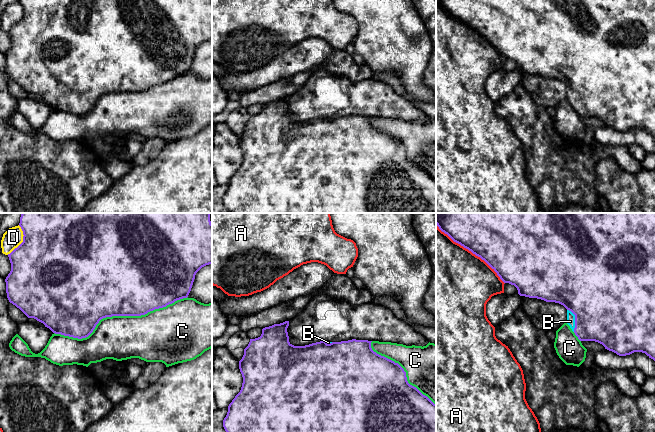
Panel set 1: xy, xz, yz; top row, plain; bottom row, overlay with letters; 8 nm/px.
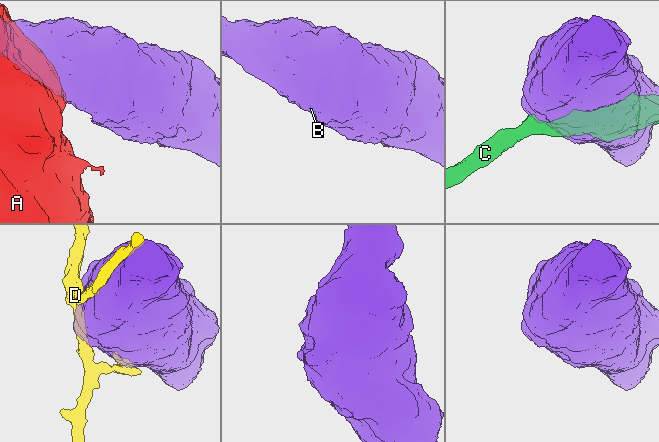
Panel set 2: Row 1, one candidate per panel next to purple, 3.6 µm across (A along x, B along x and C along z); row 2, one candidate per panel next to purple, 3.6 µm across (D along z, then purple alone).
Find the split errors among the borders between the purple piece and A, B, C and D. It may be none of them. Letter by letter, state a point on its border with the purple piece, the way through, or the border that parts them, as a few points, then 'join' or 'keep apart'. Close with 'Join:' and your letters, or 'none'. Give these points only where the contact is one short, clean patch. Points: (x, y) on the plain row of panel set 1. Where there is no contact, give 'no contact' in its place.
A: contact yz (471, 27); keep apart
B: contact yz (575, 96); join
C: contact xy (119, 91); keep apart
D: contact xy (23, 17); keep apart
Join: B

